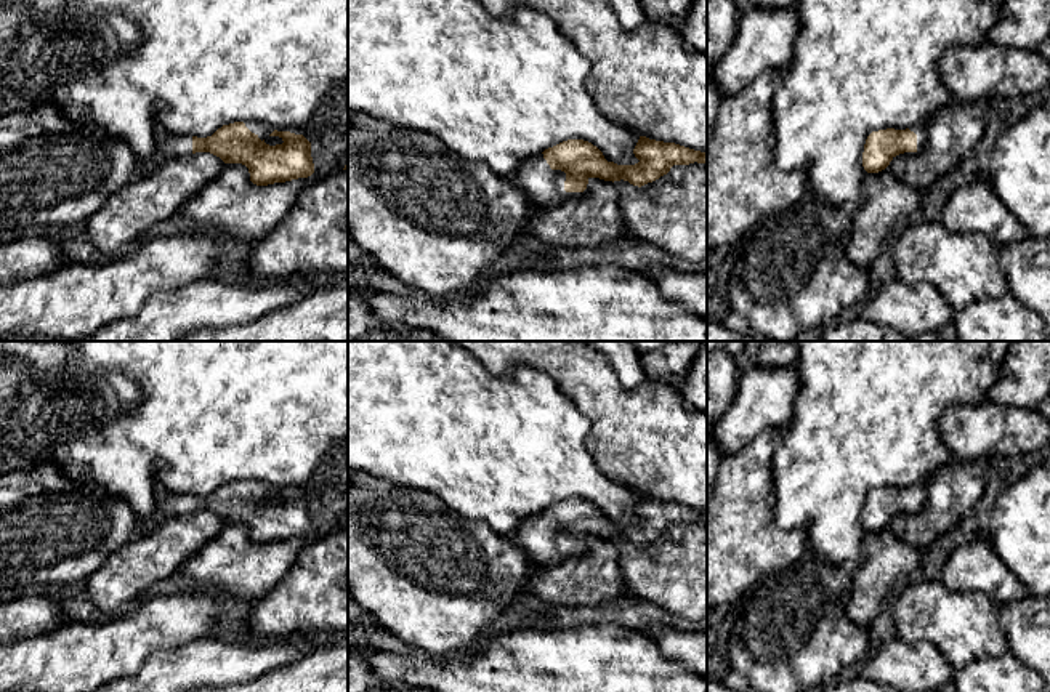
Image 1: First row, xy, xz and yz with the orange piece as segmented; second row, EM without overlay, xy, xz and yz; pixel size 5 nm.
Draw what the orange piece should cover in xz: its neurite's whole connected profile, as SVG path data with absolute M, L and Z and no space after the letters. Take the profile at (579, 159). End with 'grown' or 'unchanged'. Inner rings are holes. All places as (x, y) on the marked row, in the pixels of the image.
M640 136L633 154L638 163L617 165L606 160L592 143L567 139L526 159L513 173L511 183L531 203L548 207L584 195L590 178L612 183L624 179L641 187L667 175L673 165L707 165L707 152L646 136Z; grown

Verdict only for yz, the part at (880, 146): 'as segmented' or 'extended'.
extended

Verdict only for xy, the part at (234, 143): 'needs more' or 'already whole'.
needs more

